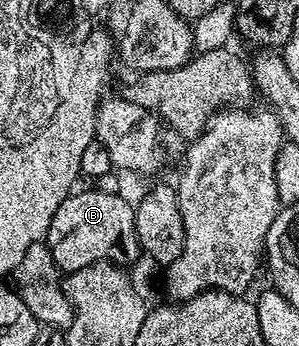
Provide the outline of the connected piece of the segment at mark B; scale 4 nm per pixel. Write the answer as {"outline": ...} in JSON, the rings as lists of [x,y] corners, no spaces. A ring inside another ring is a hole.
{"outline":[[[79,188],[68,194],[66,200],[57,208],[57,212],[53,212],[53,220],[47,229],[45,241],[60,271],[80,270],[89,264],[104,260],[116,264],[128,264],[127,262],[135,262],[141,258],[141,247],[135,223],[135,207],[117,193],[100,188],[94,188],[94,190]]]}

